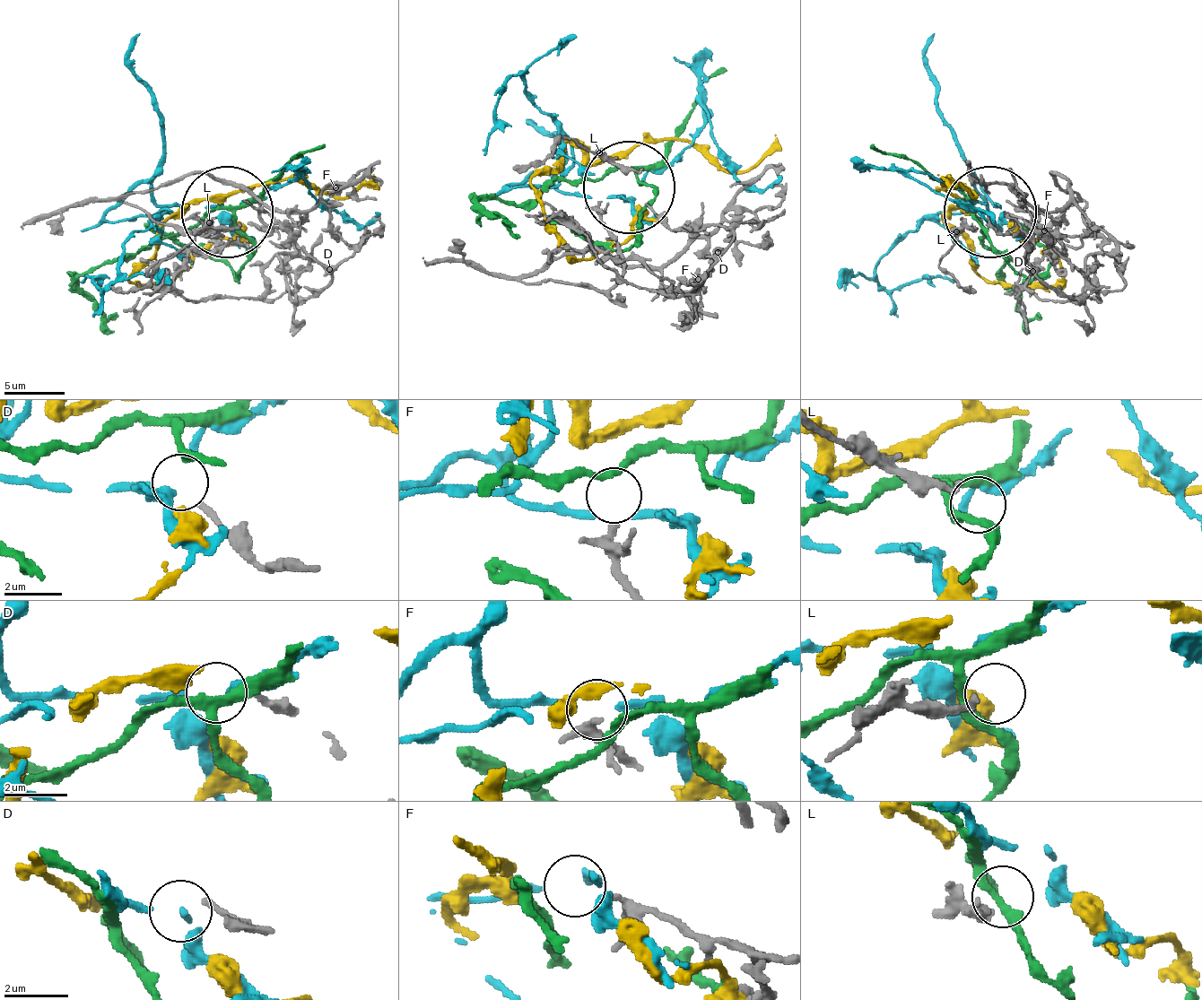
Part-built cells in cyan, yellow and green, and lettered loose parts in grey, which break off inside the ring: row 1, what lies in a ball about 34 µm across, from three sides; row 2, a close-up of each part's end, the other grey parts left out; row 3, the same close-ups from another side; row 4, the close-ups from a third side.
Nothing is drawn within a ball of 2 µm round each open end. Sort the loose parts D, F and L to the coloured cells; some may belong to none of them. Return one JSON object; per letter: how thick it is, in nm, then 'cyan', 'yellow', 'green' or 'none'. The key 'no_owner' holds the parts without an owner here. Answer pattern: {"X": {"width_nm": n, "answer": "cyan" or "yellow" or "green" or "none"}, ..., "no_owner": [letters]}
{"D": {"width_nm": 200, "answer": "cyan"}, "F": {"width_nm": 200, "answer": "none"}, "L": {"width_nm": 180, "answer": "none"}, "no_owner": ["F", "L"]}

